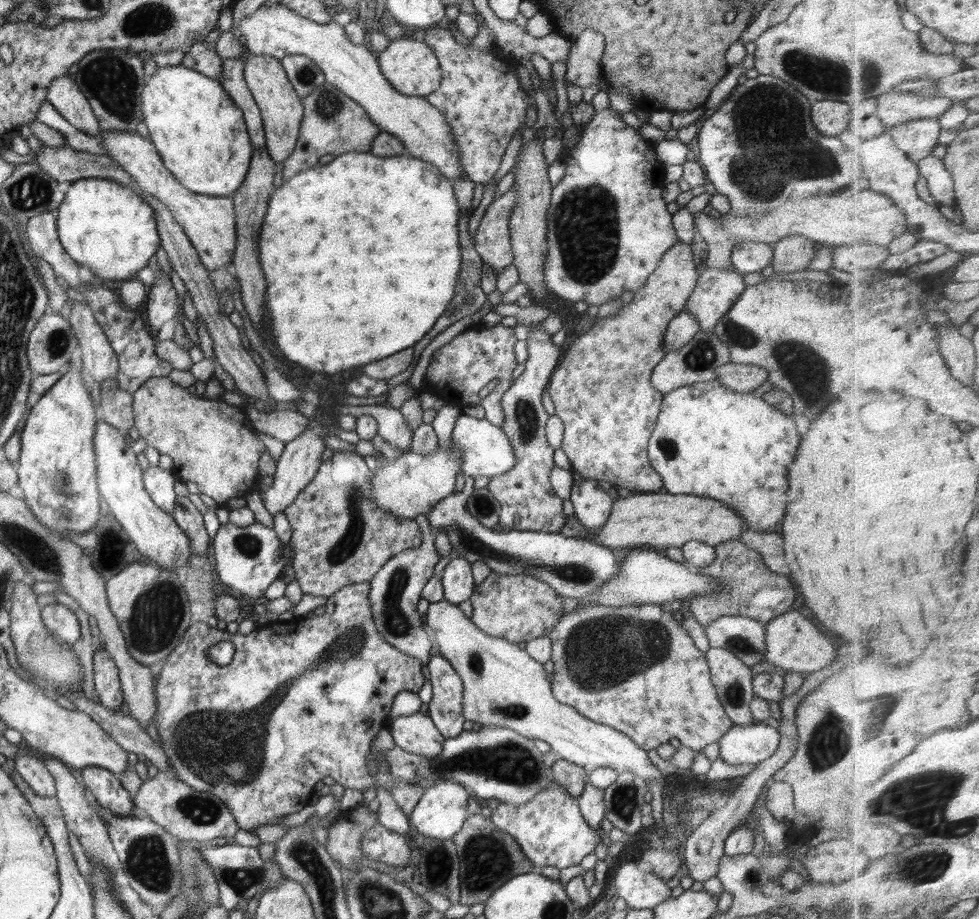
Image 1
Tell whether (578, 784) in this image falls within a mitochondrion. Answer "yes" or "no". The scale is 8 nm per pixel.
no

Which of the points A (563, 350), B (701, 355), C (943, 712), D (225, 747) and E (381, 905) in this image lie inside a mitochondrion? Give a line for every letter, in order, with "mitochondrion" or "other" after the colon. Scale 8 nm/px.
A: other
B: mitochondrion
C: other
D: mitochondrion
E: mitochondrion

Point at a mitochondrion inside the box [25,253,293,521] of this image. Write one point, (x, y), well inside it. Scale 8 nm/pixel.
(57, 343)

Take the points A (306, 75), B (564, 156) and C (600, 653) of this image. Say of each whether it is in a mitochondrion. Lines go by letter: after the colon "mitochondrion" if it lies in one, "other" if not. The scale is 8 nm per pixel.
A: mitochondrion
B: other
C: mitochondrion

